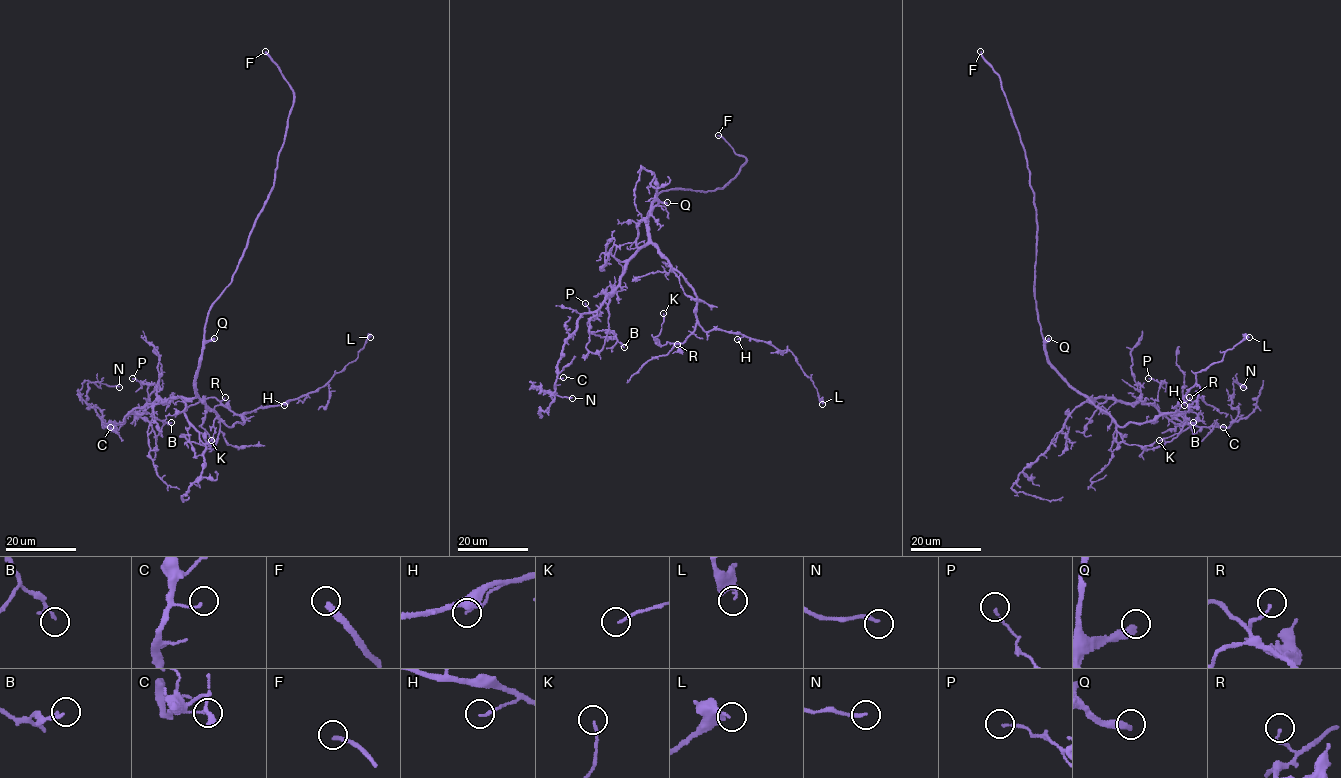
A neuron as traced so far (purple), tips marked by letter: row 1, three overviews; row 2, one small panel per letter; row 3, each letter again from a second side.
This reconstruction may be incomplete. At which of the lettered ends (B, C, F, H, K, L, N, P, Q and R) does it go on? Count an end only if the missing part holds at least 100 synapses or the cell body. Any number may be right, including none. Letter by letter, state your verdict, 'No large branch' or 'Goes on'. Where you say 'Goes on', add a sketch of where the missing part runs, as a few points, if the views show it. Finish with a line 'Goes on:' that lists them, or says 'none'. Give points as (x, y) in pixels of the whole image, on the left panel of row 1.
B: No large branch
C: No large branch
F: Goes on
H: No large branch
K: No large branch
L: No large branch
N: No large branch
P: No large branch
Q: Goes on. Course of what is missing: (214, 338), (248, 304), (226, 342), (181, 373), (73, 364), (52, 333), (51, 302), (23, 254), (25, 200)
R: No large branch
Goes on: F, Q

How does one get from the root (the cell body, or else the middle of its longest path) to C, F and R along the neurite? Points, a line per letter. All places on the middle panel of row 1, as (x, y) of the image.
C: (653, 201), (648, 241), (630, 260), (619, 284), (604, 302), (579, 318), (558, 363), (558, 377), (563, 377)
F: (653, 201), (661, 191), (668, 189), (713, 191), (721, 188), (739, 173), (746, 159), (718, 135)
R: (653, 201), (648, 239), (682, 276), (696, 297), (696, 328), (677, 344)

